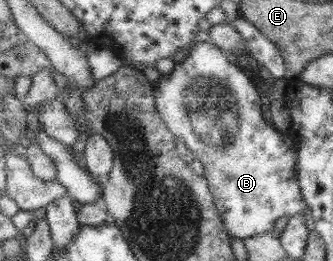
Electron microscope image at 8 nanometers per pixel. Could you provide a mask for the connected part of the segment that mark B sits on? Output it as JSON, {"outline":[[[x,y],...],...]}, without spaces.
{"outline":[[[211,41],[197,42],[194,44],[189,57],[187,57],[185,61],[175,65],[173,71],[169,75],[162,75],[162,79],[156,81],[153,85],[156,102],[155,106],[157,107],[157,112],[161,114],[161,118],[165,121],[167,128],[173,133],[176,142],[178,140],[183,140],[187,149],[195,153],[195,159],[198,159],[203,164],[205,179],[209,181],[208,186],[211,196],[213,197],[216,209],[218,210],[219,216],[221,216],[223,225],[225,229],[227,229],[230,238],[233,237],[233,239],[243,241],[243,239],[253,237],[253,235],[269,234],[275,229],[275,221],[277,221],[277,219],[305,214],[308,206],[302,199],[298,177],[295,173],[295,162],[298,160],[296,148],[291,148],[285,143],[284,132],[271,127],[271,125],[265,121],[261,112],[261,95],[257,93],[254,83],[243,73],[231,55],[222,51]]]}

